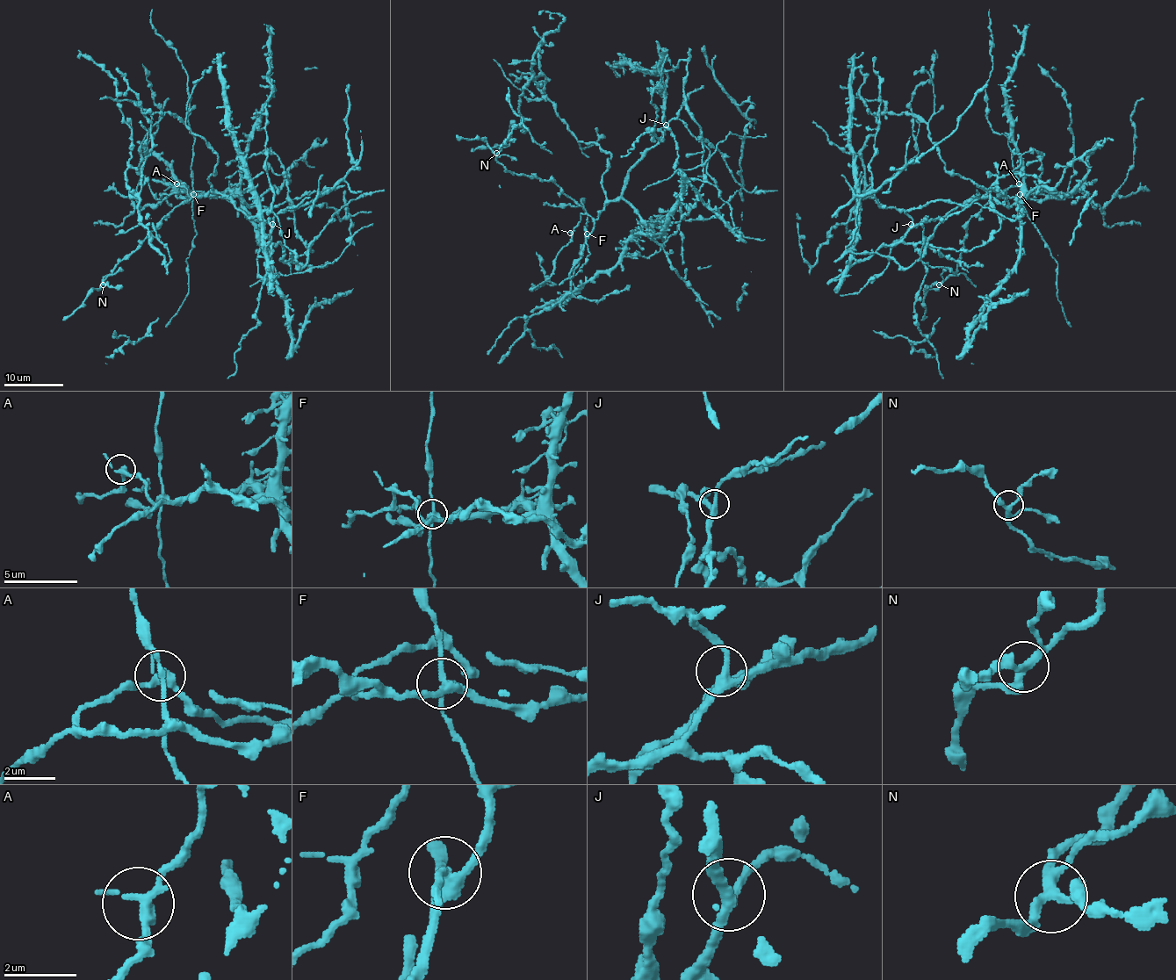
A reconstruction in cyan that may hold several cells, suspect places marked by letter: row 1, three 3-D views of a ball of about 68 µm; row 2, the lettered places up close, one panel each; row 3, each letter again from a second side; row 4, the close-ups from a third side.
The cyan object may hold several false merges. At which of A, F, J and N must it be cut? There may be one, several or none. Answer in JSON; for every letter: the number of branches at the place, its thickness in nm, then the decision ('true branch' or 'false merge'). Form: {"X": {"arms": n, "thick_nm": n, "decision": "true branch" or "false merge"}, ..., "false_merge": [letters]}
{"A": {"arms": 3, "thick_nm": 280, "decision": "true branch"}, "F": {"arms": 4, "thick_nm": 280, "decision": "false merge"}, "J": {"arms": 3, "thick_nm": 280, "decision": "true branch"}, "N": {"arms": 4, "thick_nm": 280, "decision": "true branch"}, "false_merge": ["F"]}

